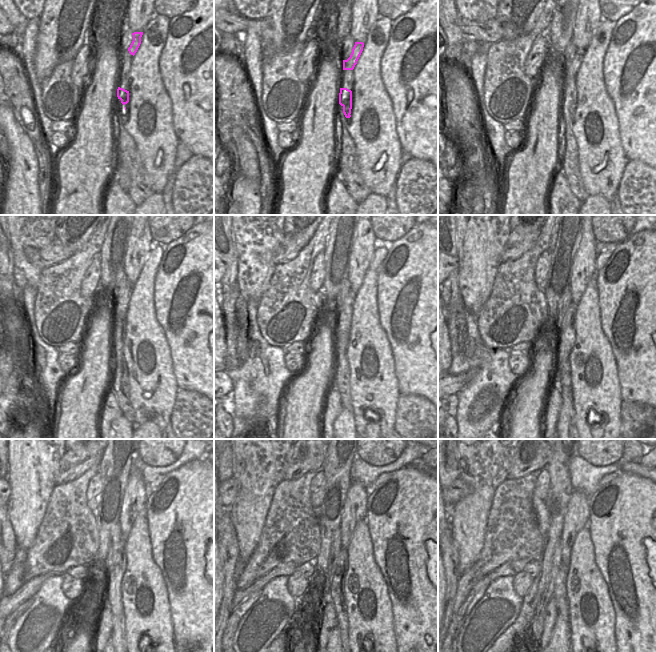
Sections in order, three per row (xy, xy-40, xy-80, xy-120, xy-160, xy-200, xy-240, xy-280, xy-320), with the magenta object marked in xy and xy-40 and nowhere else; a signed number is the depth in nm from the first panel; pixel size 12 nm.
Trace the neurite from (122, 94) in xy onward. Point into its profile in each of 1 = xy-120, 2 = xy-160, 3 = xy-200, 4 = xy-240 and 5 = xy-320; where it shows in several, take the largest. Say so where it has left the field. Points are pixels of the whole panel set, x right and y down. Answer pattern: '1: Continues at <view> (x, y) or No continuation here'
1: Continues at xy-120 (123, 297)
2: Continues at xy-160 (343, 319)
3: Continues at xy-200 (567, 336)
4: Continues at xy-240 (115, 573)
5: Continues at xy-320 (561, 580).

